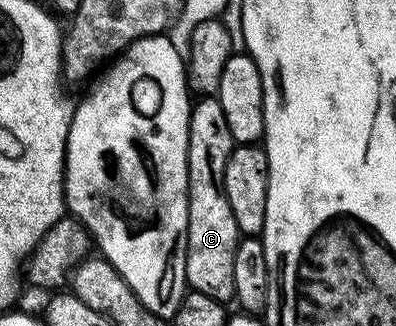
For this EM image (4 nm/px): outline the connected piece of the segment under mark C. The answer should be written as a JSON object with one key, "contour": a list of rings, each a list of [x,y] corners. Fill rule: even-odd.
{"contour":[[[196,98],[191,109],[187,134],[189,225],[185,273],[190,290],[205,293],[205,297],[213,297],[224,305],[230,304],[235,298],[233,253],[237,253],[237,245],[241,238],[237,221],[233,221],[233,209],[229,209],[229,201],[223,188],[225,165],[236,145],[235,138],[229,133],[225,112],[221,109],[218,98]]]}

